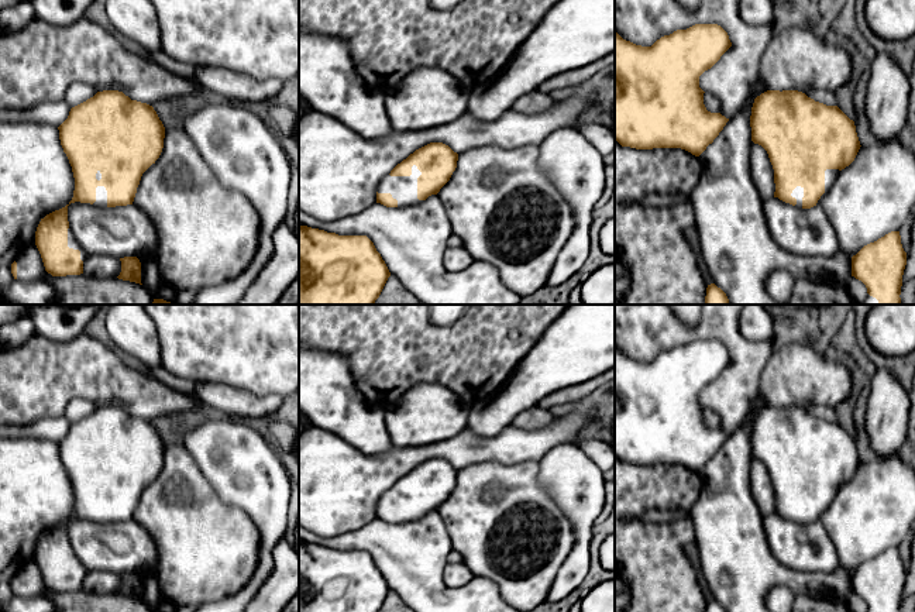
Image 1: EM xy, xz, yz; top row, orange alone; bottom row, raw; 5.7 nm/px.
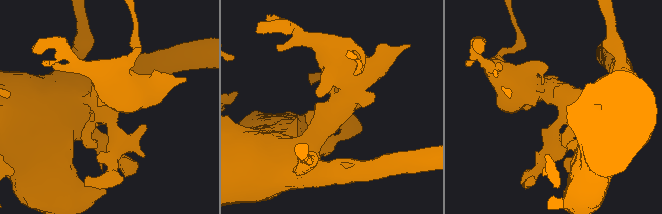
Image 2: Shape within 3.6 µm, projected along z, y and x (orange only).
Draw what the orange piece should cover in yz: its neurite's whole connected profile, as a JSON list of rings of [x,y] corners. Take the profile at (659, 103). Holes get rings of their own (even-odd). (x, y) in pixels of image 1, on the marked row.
[[[718,24],[677,30],[651,47],[636,45],[615,32],[615,140],[622,147],[681,148],[699,157],[729,121],[706,110],[699,76],[730,47],[727,32]]]

